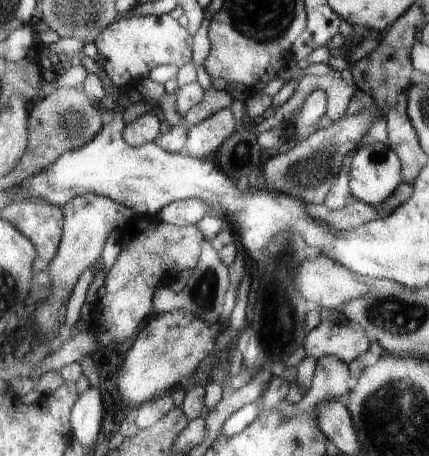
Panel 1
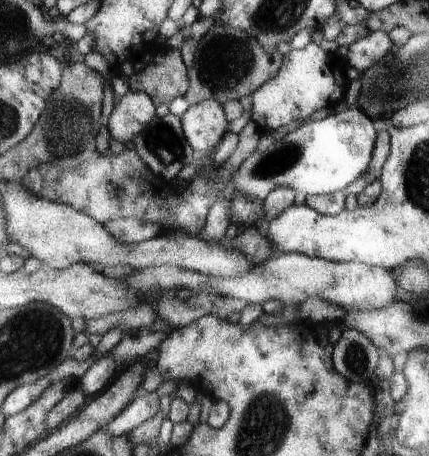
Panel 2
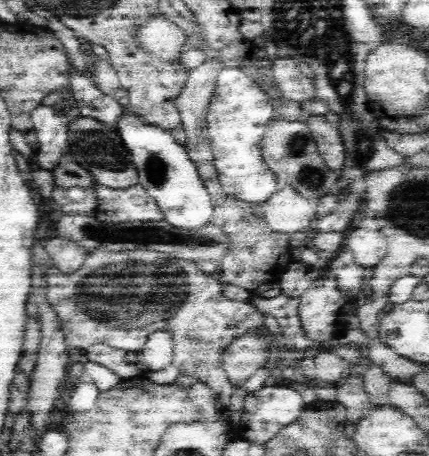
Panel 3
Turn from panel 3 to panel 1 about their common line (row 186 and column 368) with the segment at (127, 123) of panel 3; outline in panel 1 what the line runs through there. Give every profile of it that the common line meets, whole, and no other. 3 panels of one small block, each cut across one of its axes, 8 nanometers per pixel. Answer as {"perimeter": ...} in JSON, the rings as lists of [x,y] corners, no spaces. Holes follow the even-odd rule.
{"perimeter":[[[373,142],[359,150],[353,150],[353,158],[349,162],[349,194],[355,200],[365,202],[369,206],[379,206],[381,202],[385,202],[387,198],[395,194],[401,182],[403,182],[401,180],[401,160],[393,152],[393,148],[381,142]]]}

